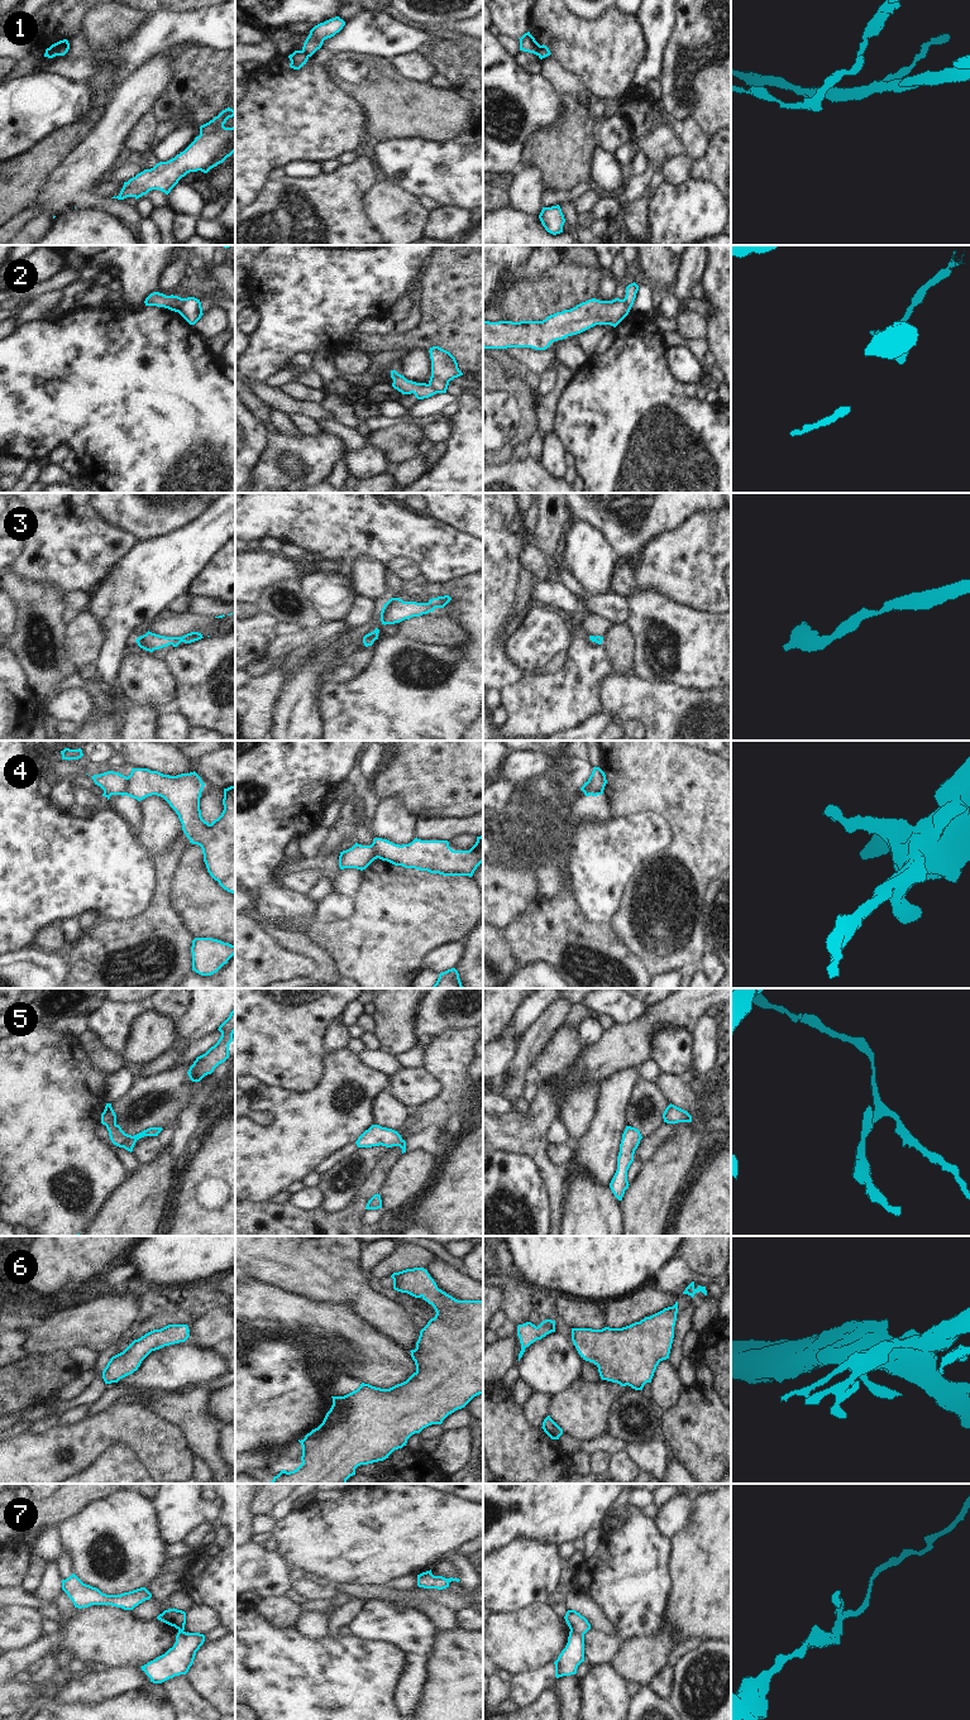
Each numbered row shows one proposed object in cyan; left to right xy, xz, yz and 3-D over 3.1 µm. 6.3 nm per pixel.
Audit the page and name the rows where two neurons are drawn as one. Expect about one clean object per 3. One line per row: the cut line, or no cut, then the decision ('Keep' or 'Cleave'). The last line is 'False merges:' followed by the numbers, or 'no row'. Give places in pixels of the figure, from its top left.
1: Split along yz (541, 46), (536, 54). Cleave
2: Split along xy (185, 298), (176, 311). Cleave
3: No split. Keep
4: Split along xy (128, 777), (124, 794). Cleave
5: No split. Keep
6: No split. Keep
7: Split along yz (570, 1629), (583, 1635). Cleave
False merges: 1, 2, 4, 7.

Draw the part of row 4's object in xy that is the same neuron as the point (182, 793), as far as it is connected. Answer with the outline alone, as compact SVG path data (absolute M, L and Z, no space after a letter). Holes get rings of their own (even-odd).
M132 768L128 776L125 795L138 801L157 795L163 797L176 811L182 824L182 830L190 843L197 844L202 849L204 862L210 876L228 892L235 893L235 785L224 789L221 815L211 821L205 821L201 816L200 797L205 784L193 771L177 776L163 775L148 768Z

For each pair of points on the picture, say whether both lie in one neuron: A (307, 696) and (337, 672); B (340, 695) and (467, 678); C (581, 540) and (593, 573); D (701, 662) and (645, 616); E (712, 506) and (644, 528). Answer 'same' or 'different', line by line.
A: different
B: same
C: same
D: same
E: same

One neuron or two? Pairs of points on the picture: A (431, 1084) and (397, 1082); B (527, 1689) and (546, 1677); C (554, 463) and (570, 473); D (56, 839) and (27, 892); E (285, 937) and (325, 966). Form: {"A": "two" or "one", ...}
{"A": "one", "B": "one", "C": "two", "D": "one", "E": "one"}

